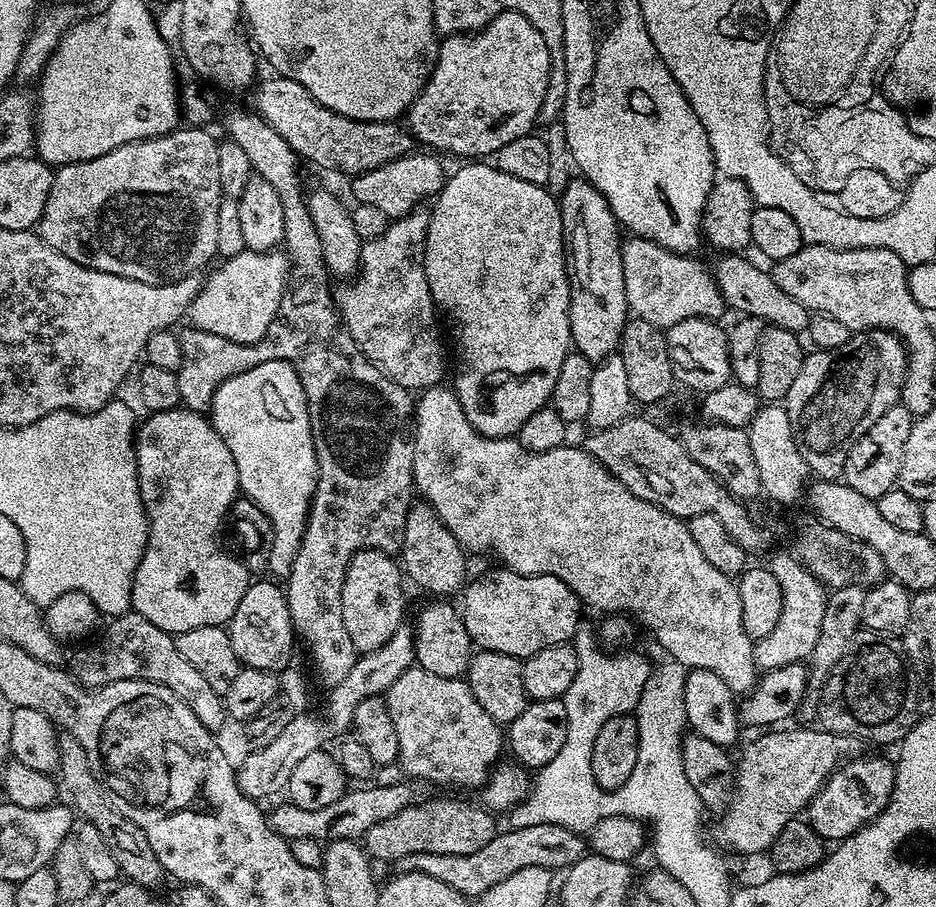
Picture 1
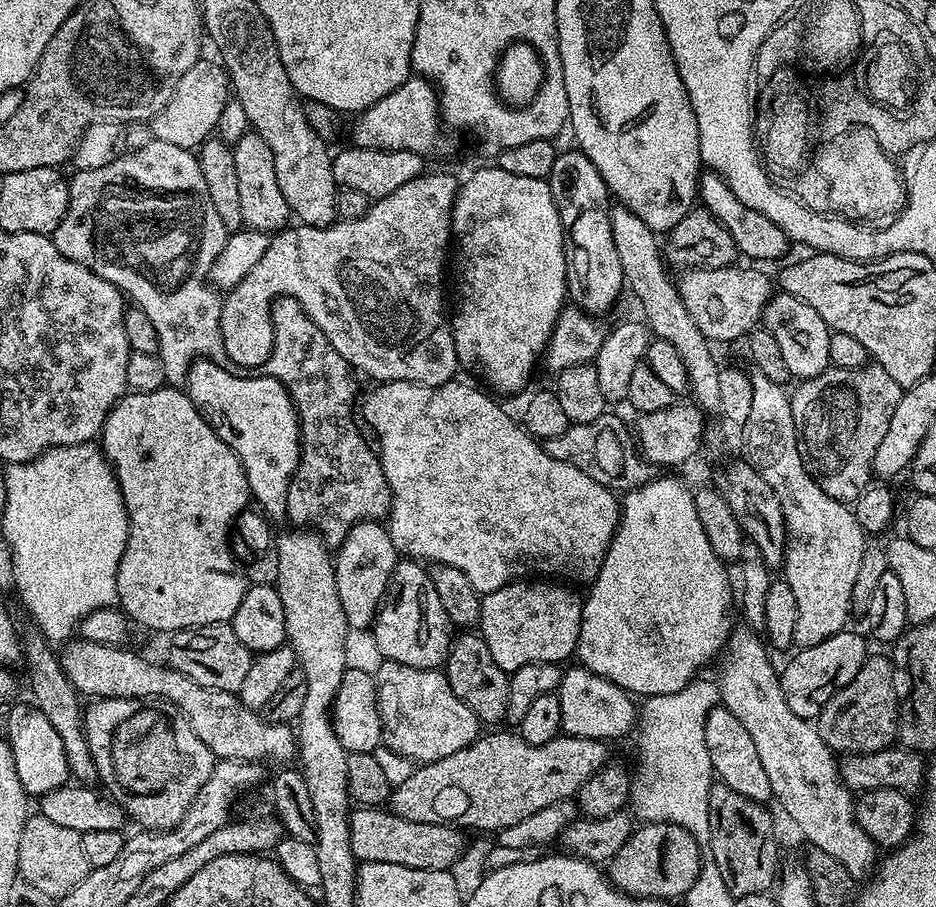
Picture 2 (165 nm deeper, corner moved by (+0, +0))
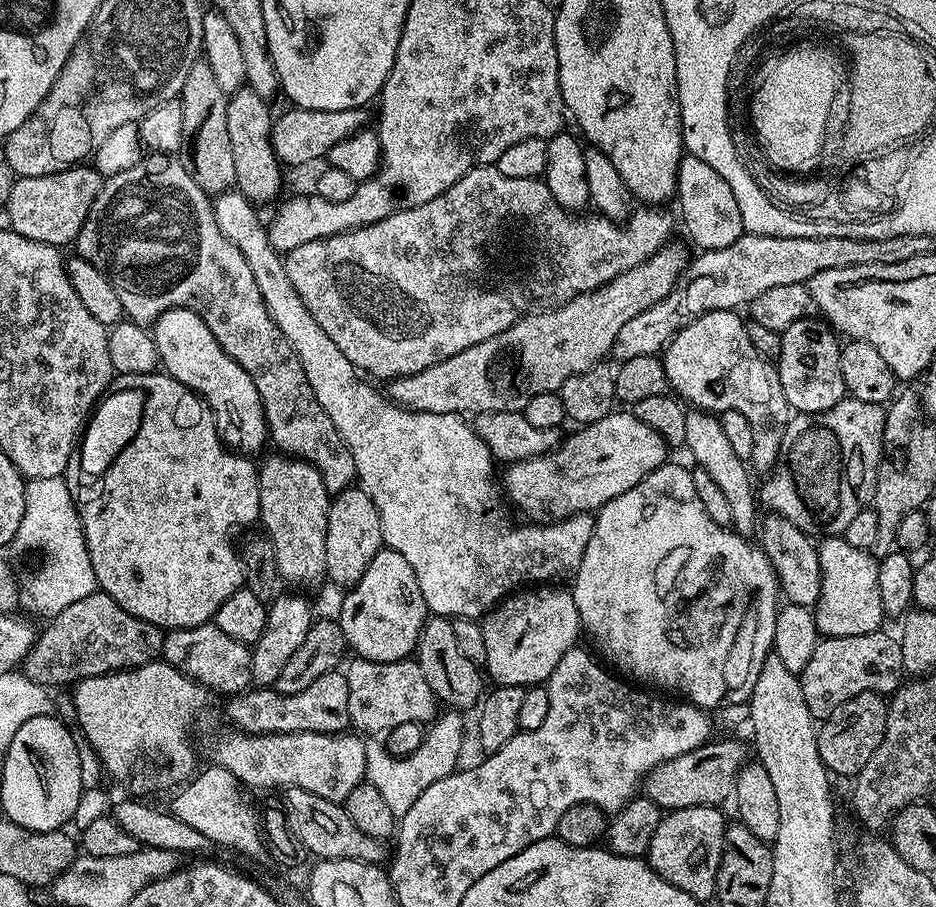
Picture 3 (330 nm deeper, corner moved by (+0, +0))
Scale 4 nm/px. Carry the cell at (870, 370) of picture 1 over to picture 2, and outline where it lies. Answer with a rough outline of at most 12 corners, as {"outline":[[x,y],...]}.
{"outline":[[829,366],[790,396],[798,450],[830,498],[873,479],[900,384]]}

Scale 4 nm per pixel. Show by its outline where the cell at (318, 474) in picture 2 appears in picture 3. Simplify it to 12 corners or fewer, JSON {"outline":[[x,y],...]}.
{"outline":[[153,151],[109,175],[75,255],[125,317],[203,316],[268,435],[330,494],[346,442],[209,193]]}

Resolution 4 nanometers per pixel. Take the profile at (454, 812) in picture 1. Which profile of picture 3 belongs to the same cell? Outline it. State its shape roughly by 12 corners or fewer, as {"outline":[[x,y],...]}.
{"outline":[[289,788],[282,807],[305,853],[383,861],[343,803]]}

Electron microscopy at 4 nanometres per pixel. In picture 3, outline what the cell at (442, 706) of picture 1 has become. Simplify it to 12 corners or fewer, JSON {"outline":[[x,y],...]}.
{"outline":[[415,659],[346,668],[350,725],[424,726],[438,701]]}

